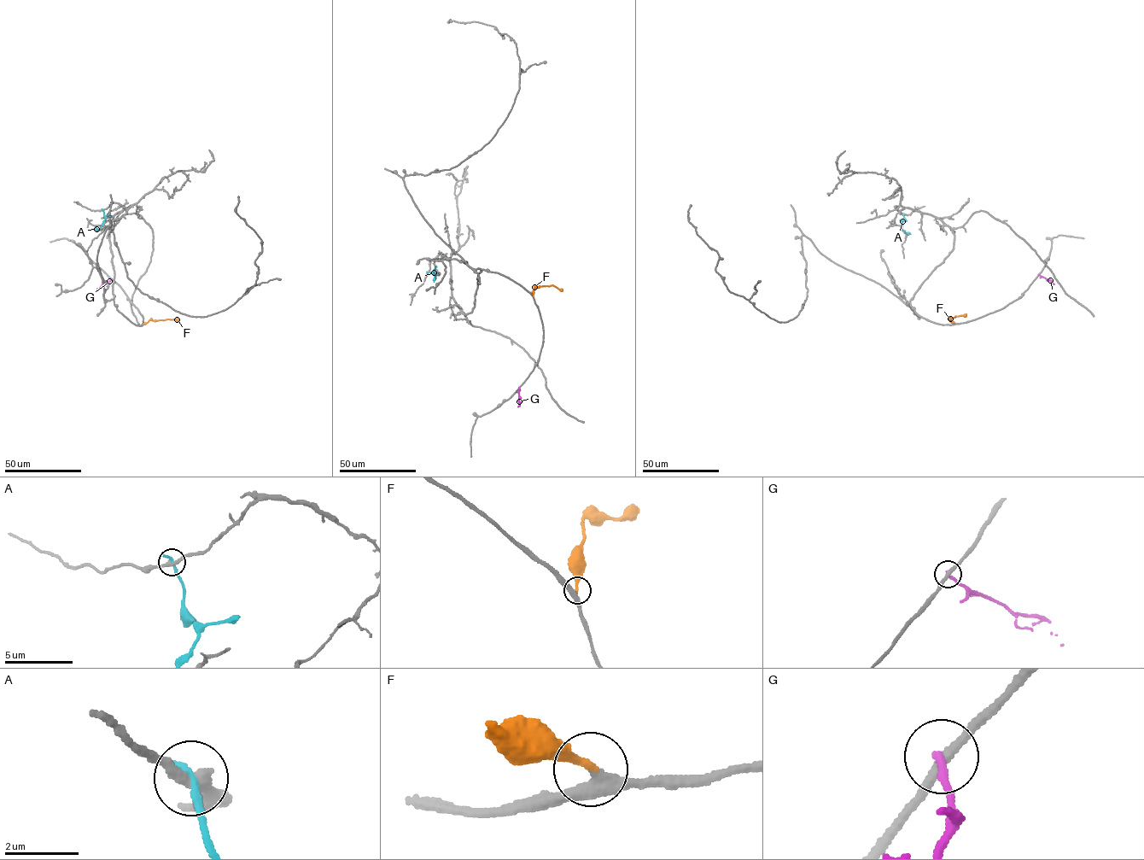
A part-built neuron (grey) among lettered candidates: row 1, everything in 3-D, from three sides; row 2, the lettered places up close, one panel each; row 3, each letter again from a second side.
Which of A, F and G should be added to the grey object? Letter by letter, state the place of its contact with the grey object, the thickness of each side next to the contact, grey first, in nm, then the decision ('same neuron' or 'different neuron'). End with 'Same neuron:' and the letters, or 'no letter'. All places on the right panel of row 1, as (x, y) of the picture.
A: (903, 213) | 320/190 nm | different neuron
F: (954, 323) | 320/200 nm | same neuron
G: (1038, 274) | 240/220 nm | different neuron
Same neuron: F

